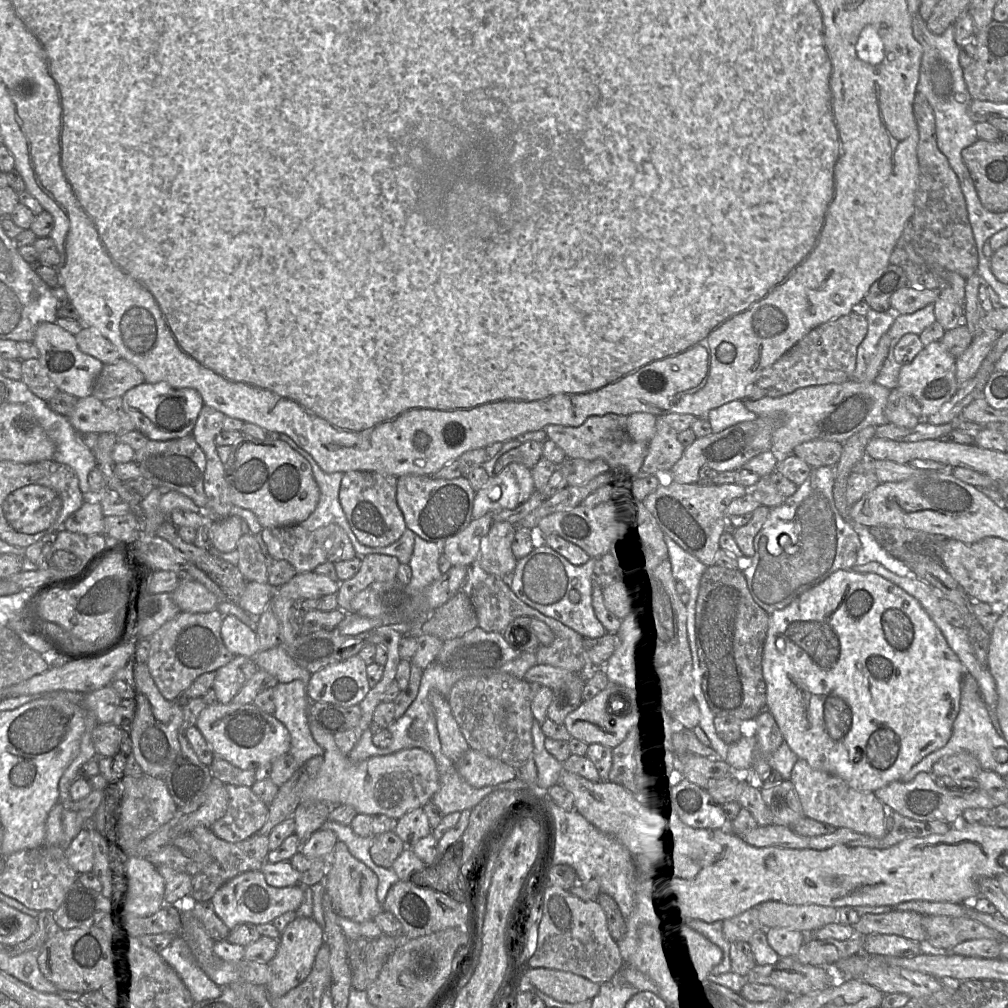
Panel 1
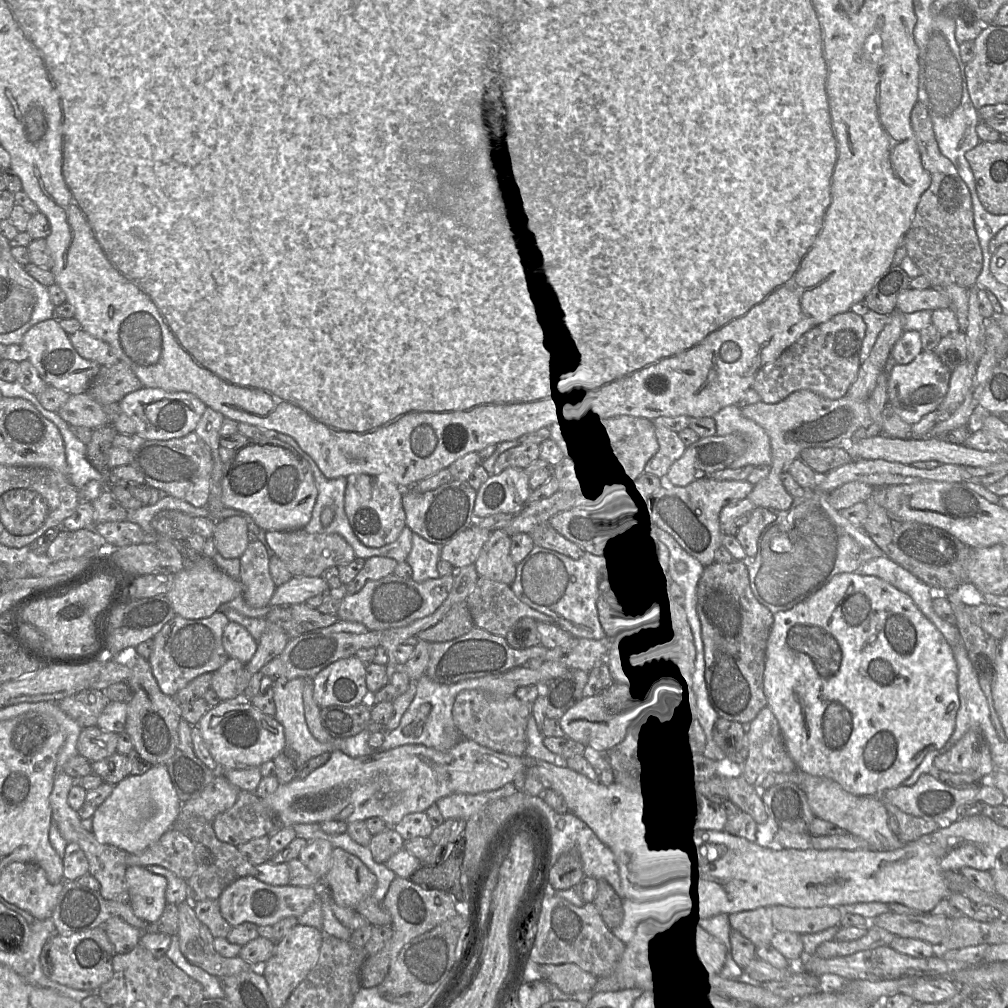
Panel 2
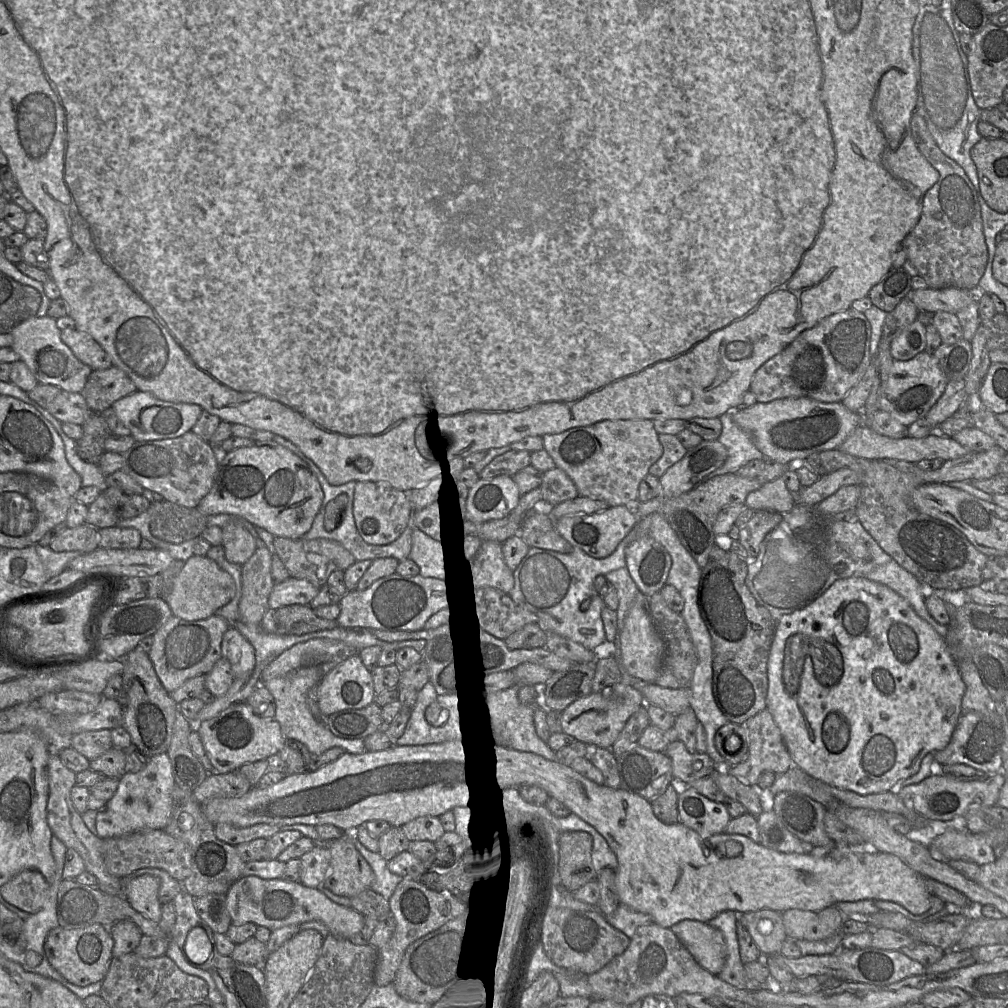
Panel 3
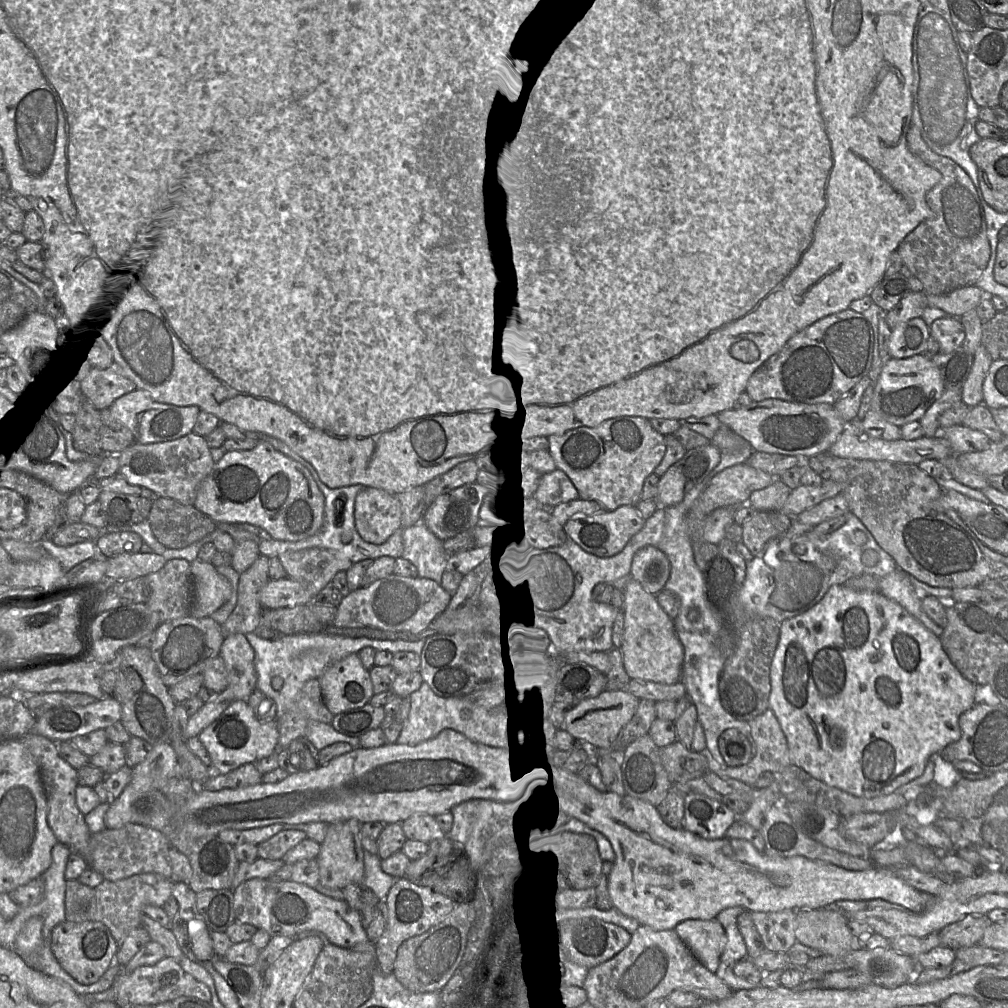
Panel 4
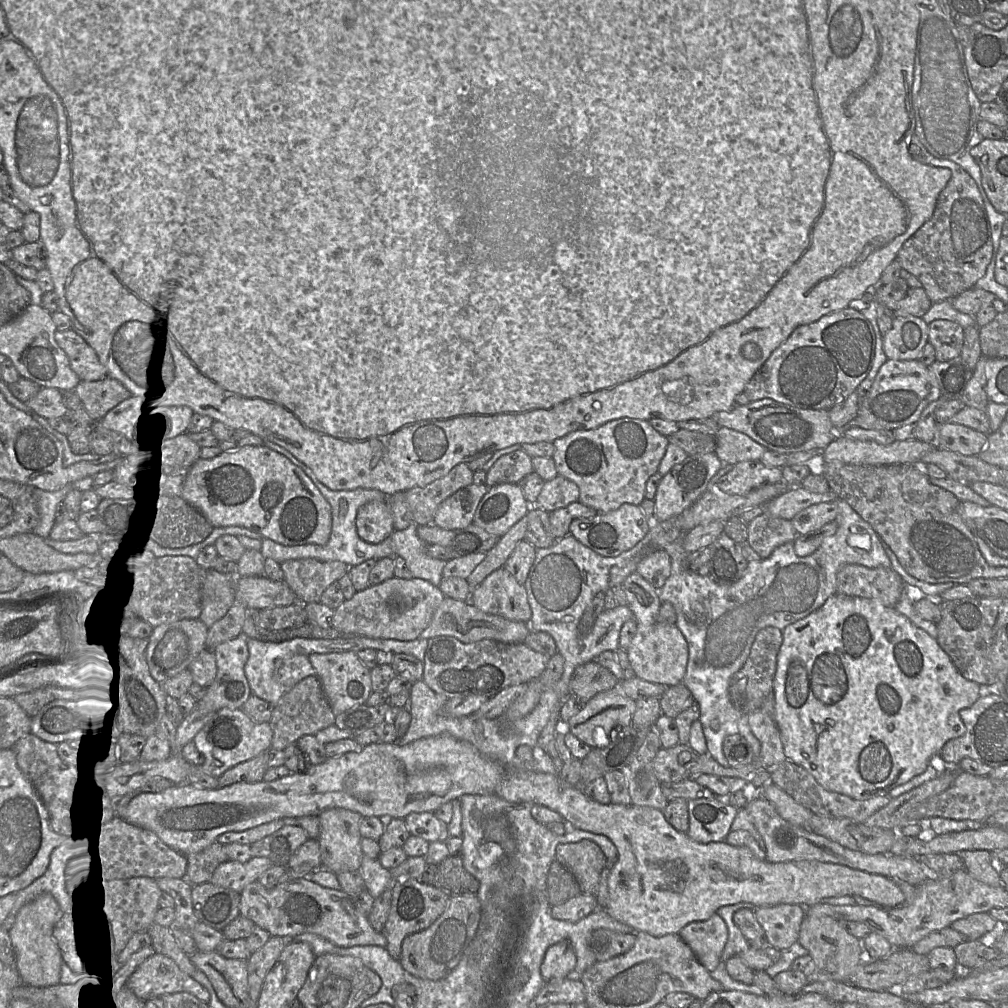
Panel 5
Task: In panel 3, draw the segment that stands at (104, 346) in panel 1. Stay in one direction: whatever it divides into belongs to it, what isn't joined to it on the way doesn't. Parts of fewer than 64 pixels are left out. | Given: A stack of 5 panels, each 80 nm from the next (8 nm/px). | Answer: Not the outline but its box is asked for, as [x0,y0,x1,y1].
[61,329,113,371]

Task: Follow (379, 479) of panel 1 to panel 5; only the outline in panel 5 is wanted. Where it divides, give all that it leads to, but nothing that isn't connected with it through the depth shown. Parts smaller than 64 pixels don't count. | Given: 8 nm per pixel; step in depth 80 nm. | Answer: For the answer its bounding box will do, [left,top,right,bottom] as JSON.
[356,498,395,544]

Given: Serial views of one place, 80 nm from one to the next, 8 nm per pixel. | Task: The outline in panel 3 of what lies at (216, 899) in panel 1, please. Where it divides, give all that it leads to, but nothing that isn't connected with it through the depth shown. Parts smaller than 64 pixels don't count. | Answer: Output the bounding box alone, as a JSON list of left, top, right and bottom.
[226,876,364,939]

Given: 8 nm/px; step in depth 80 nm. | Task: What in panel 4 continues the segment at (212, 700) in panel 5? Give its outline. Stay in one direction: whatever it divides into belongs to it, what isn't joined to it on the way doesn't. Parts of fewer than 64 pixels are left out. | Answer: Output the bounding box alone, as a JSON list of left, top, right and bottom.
[220,634,256,701]

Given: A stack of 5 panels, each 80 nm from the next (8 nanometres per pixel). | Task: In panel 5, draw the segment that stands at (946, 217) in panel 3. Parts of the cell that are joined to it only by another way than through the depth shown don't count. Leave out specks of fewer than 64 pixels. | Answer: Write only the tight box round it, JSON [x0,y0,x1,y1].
[895,132,993,303]

